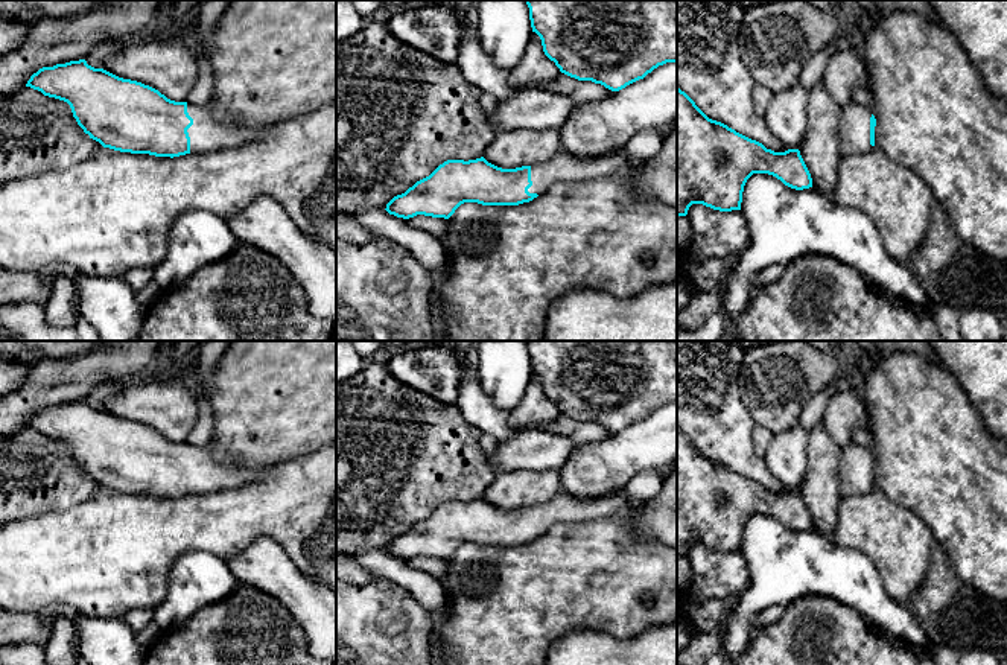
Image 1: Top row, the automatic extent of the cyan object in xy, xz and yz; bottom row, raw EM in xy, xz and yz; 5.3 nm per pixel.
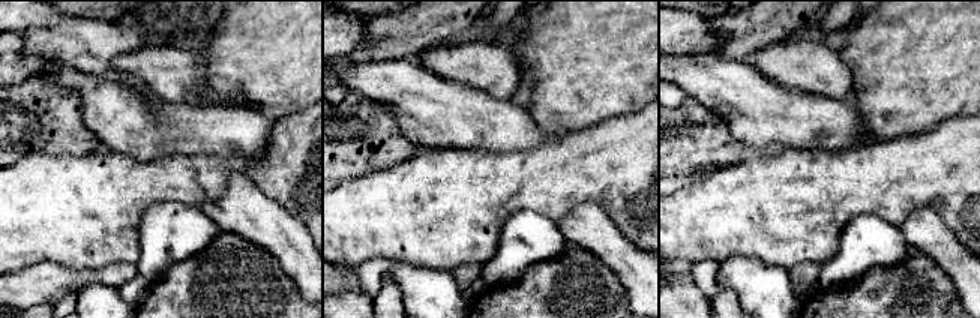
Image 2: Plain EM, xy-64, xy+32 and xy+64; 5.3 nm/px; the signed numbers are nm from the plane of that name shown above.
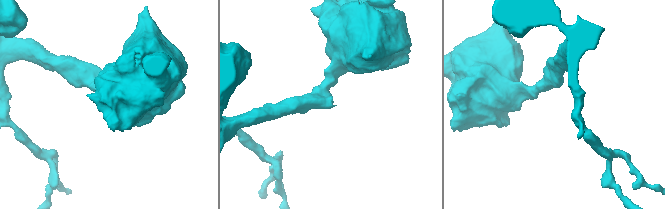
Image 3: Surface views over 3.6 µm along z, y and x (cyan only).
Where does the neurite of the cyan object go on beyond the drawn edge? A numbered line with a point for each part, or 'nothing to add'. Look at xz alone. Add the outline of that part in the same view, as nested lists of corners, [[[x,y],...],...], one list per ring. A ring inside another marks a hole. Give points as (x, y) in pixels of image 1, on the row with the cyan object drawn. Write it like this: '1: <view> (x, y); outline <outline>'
1: xz (562, 168); outline [[[628,146],[601,157],[580,158],[563,152],[531,166],[529,193],[542,195],[558,183],[601,180],[622,172],[631,161]]]

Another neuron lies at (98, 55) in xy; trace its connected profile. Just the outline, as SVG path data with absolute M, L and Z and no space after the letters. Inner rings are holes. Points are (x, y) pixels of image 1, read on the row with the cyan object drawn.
M138 37L125 41L99 41L94 47L90 49L85 61L94 68L103 68L108 56L116 55L117 52L135 41L140 41Z

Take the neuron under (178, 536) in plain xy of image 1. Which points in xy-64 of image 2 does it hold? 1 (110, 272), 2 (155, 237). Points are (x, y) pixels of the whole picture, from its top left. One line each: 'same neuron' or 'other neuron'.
1: other neuron
2: other neuron

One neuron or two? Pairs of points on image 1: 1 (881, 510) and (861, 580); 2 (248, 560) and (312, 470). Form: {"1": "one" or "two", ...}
{"1": "two", "2": "two"}

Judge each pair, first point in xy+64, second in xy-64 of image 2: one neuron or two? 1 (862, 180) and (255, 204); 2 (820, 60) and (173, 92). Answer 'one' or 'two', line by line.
1: two
2: one

